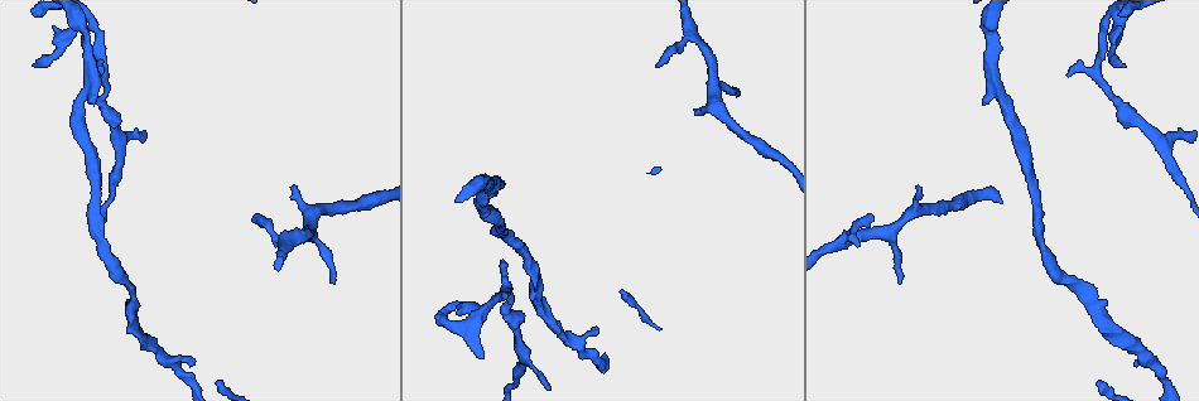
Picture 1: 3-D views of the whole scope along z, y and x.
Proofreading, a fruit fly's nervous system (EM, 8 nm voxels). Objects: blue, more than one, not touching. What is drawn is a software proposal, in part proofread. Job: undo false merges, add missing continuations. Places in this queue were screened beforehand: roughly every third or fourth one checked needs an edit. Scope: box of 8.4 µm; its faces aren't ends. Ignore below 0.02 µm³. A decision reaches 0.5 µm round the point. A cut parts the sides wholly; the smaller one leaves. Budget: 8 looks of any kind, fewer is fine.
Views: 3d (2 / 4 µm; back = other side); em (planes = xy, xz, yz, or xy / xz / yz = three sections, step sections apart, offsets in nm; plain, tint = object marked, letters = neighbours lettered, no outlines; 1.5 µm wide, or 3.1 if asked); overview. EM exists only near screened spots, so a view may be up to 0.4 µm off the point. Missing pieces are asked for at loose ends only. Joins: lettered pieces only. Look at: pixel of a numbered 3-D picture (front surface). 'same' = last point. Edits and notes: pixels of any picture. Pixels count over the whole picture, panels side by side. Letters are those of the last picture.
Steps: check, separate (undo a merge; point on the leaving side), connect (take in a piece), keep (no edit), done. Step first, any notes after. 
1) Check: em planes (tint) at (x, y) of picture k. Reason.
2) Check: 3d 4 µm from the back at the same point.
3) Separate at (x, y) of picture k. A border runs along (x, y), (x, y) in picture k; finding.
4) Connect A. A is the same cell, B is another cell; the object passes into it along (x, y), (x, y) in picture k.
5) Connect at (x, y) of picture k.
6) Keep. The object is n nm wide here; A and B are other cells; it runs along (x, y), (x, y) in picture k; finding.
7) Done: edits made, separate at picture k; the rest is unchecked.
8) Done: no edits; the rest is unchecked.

Check: 3d 4 µm at (500, 262) of picture 1. Branch stops here.

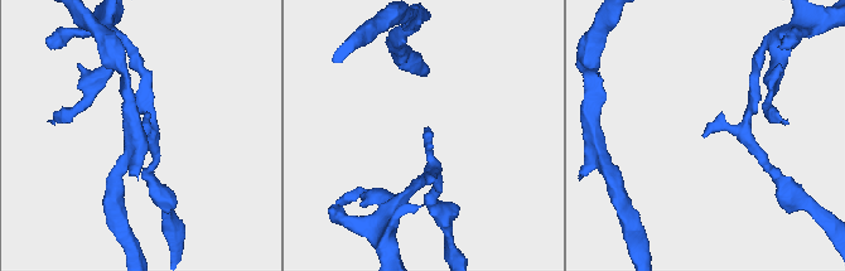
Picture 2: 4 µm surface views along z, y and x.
Check: em yz step 4 (tint) at (425, 128) of picture 2.

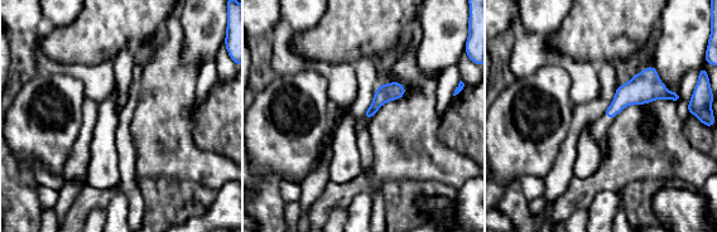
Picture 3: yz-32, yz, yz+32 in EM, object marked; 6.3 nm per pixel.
Check: em planes (letters) at the same point.

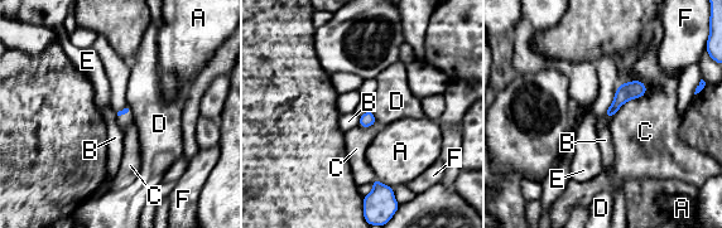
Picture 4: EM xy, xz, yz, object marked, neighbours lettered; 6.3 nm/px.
Keep. A, B, C, D, E and F are other cells; a border runs along (359, 116), (360, 125) in picture 4; no lettered piece goes on from it.

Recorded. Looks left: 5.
Check: 3d 2 µm at (115, 174) of picture 1. Thick turns thin.

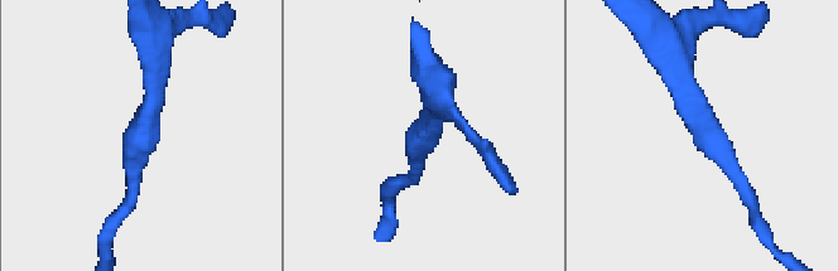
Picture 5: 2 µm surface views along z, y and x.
Check: em yz step 8 (letters) at (425, 131) of picture 5. Need the tissue.

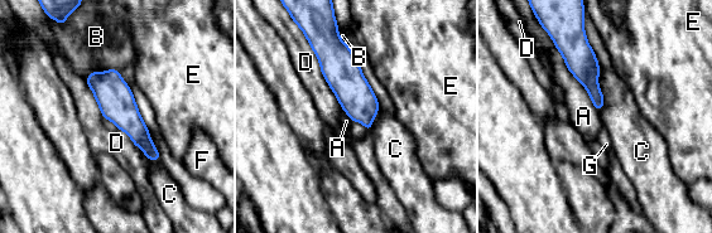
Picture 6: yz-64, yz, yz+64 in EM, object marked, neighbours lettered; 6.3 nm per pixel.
Keep. The object is 120 nm wide here; A, B, C, D, E, F and G are other cells; a border runs along (597, 62), (604, 101), (599, 111) in picture 6; all the same cell.

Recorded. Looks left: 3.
Check: em yz step 8 (plain) at (918, 188) of picture 1. An open end.

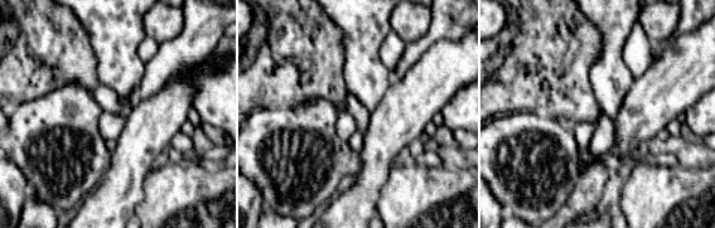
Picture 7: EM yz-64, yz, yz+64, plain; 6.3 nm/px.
Check: em yz step 8 (letters) at the same point. What lies round it.

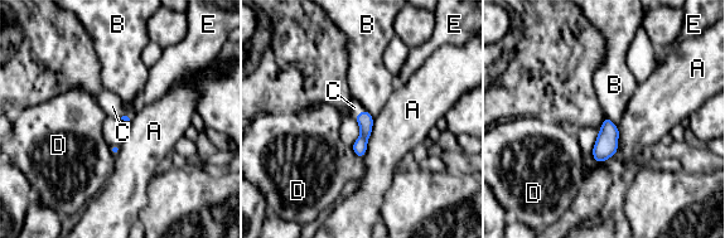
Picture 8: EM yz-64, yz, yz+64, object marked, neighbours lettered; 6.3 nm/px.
Connect C. The longest contact is with A, 260 nm; C is the same cell, A, B, D and E are other cells; it goes on there.

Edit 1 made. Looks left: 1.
Done: edits made, connect at picture 8; the rest is unchecked.

